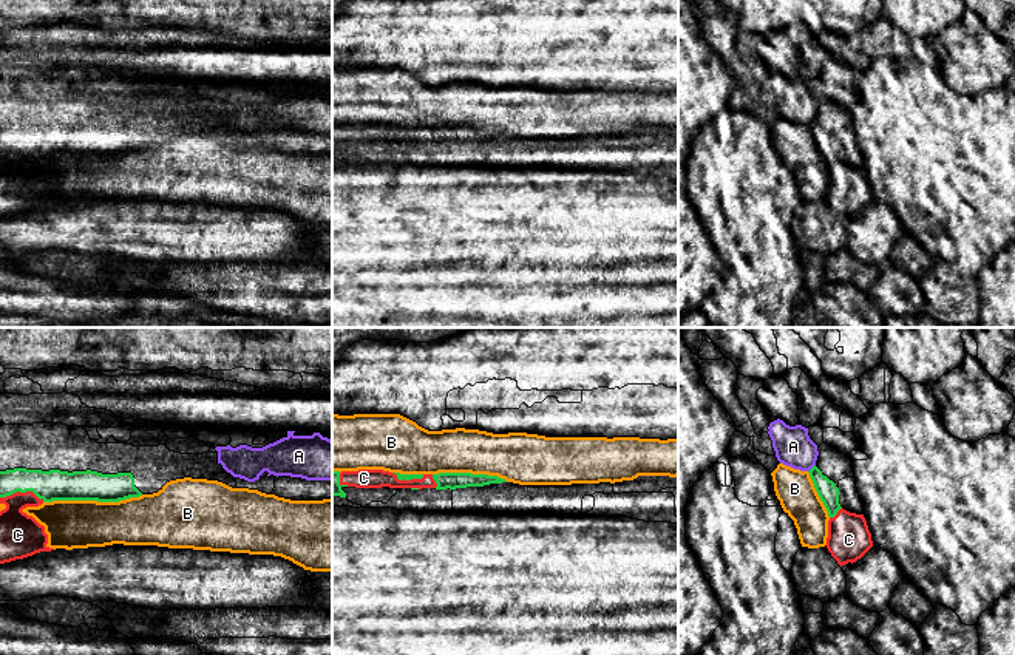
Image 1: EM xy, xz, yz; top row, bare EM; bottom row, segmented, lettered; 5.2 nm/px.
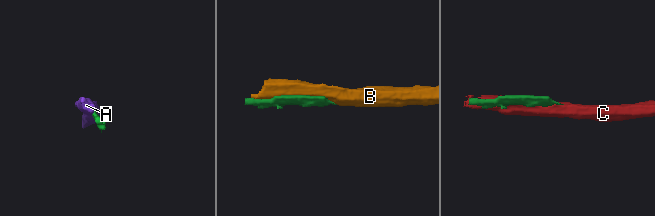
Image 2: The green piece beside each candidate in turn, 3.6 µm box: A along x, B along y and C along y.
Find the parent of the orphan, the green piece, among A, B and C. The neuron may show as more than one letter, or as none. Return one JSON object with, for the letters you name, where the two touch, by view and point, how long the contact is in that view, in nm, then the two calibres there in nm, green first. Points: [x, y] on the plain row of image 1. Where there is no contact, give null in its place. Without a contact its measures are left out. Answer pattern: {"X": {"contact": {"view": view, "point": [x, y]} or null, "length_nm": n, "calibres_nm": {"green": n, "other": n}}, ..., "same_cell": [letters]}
{"same_cell": []}

